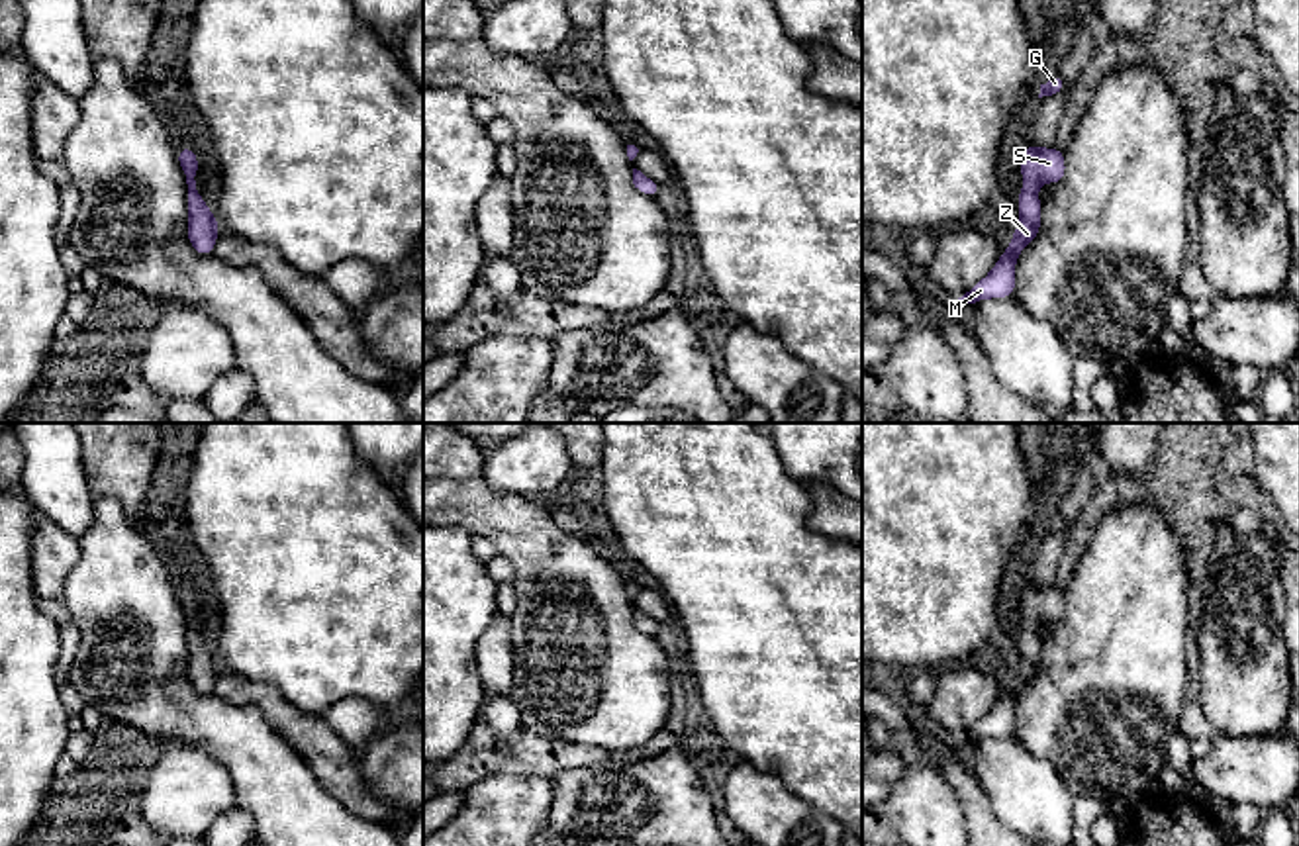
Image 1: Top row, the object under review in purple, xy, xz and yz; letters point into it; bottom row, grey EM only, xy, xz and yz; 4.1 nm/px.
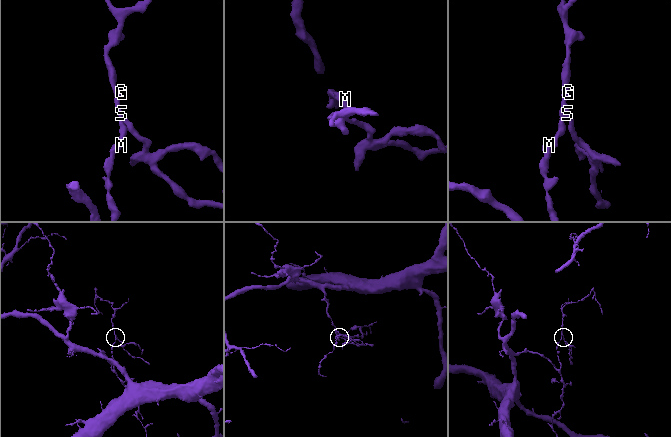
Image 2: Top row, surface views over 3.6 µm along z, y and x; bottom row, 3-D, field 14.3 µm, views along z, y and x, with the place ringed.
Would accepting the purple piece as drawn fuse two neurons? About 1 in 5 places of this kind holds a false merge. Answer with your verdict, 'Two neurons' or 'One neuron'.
One neuron

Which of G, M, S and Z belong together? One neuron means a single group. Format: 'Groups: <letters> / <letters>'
Groups: G M S Z

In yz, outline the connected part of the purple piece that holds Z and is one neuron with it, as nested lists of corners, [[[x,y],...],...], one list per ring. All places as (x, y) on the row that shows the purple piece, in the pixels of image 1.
[[[1027,145],[1021,151],[1019,161],[1025,178],[1023,190],[1017,198],[1019,225],[1011,237],[1011,245],[1001,253],[989,274],[958,298],[964,304],[1011,298],[1015,294],[1017,257],[1040,231],[1040,198],[1036,190],[1044,182],[1058,184],[1066,176],[1064,151],[1058,147],[1040,149],[1036,145]]]

